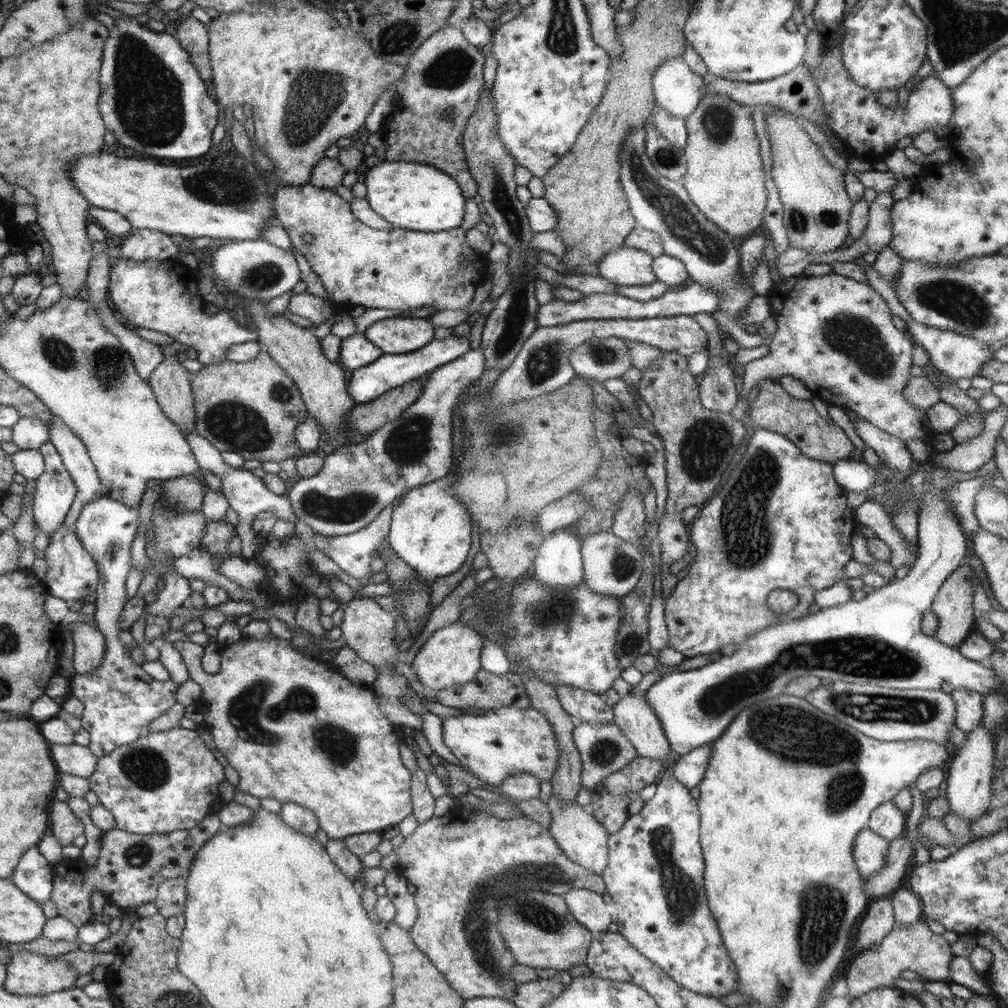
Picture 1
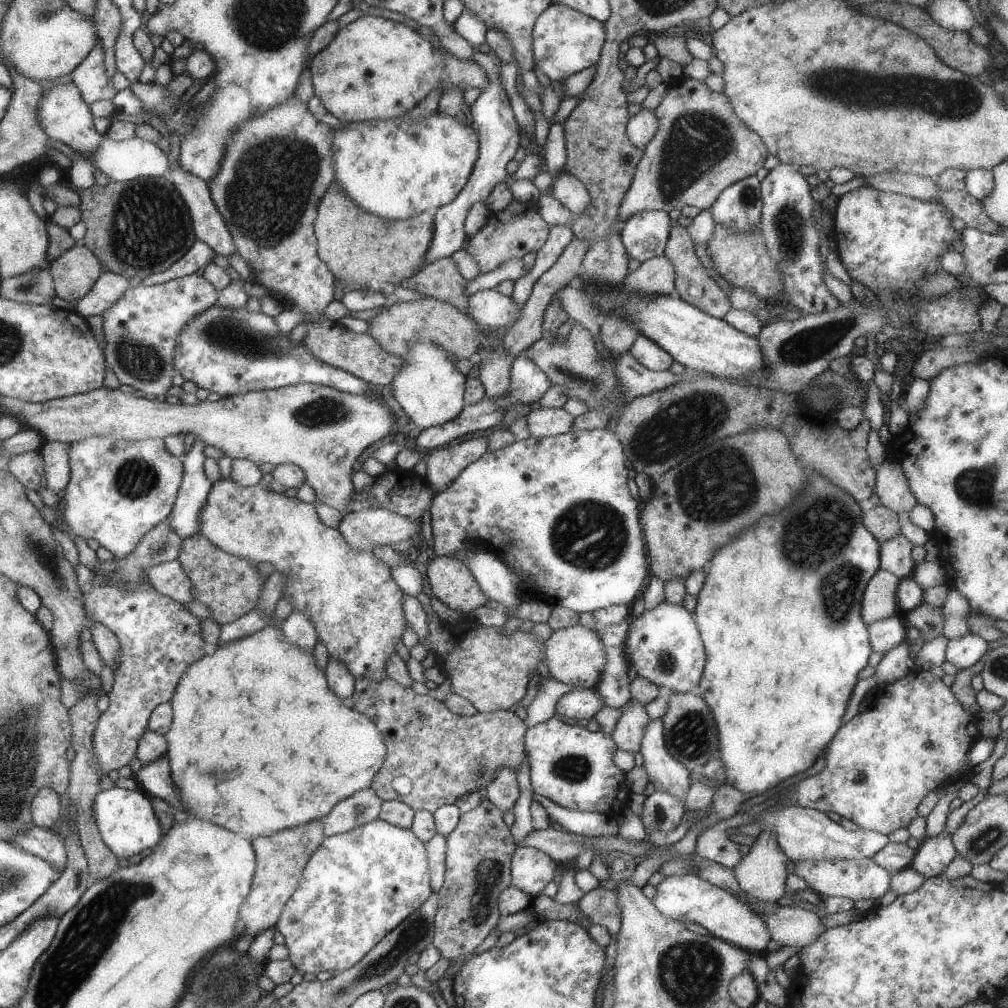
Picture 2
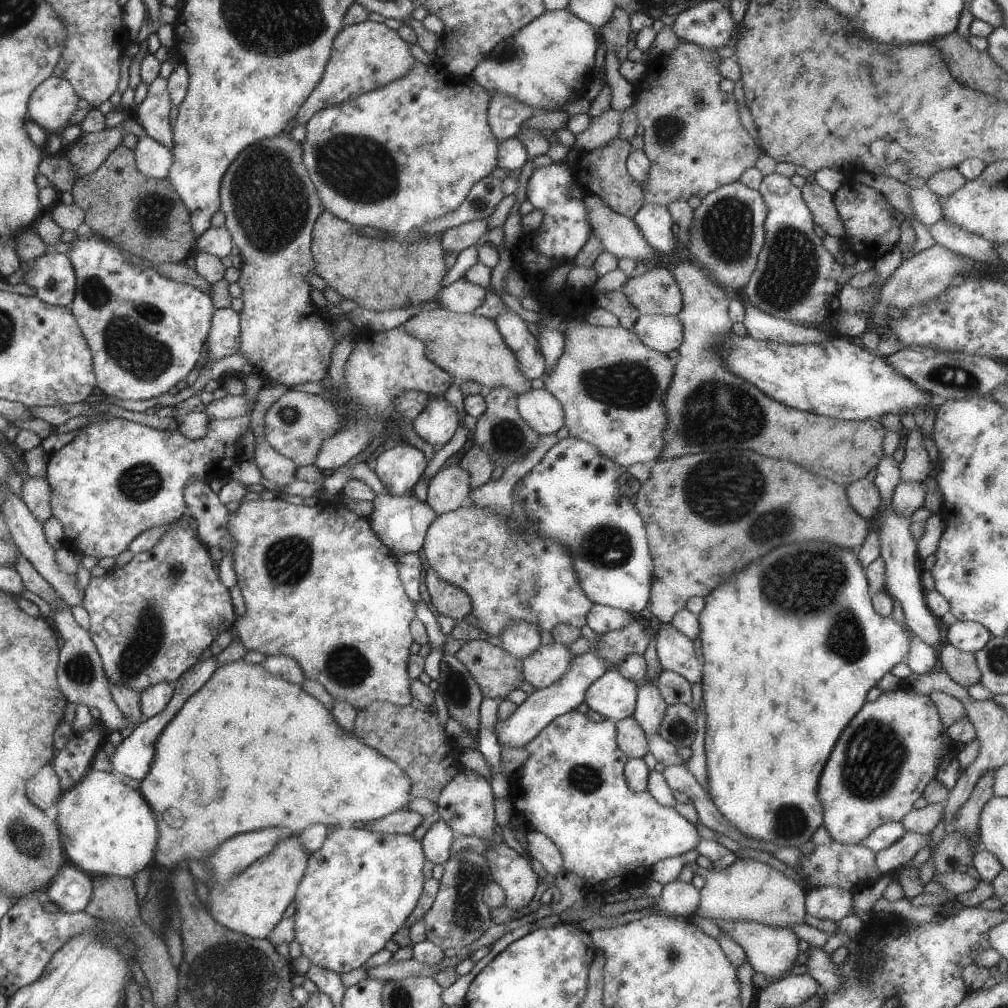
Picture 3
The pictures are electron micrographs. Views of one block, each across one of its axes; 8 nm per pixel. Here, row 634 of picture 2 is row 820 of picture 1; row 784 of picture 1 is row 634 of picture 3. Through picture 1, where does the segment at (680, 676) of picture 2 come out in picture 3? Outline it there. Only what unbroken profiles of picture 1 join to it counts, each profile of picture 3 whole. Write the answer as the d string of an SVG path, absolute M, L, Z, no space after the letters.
M657 624L655 630L655 648L661 662L661 668L665 672L679 674L681 678L687 678L691 684L701 682L703 666L697 662L693 652L693 640L675 630L675 626L669 624Z

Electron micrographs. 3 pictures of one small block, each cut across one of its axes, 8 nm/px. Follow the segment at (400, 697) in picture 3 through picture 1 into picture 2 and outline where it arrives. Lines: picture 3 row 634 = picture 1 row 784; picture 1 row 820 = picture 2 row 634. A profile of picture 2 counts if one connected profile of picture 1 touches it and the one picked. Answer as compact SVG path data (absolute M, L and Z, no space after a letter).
M225 478L215 482L205 496L205 504L199 512L199 534L229 556L239 556L253 564L267 562L275 568L275 572L287 576L283 596L289 598L293 610L303 612L311 620L329 658L343 662L355 680L371 678L379 682L387 678L387 658L397 654L397 650L393 650L393 642L397 646L401 632L405 632L401 612L403 594L391 580L389 566L381 564L371 552L355 552L337 530L319 522L315 504L303 504L297 498L269 492L263 482L243 488L235 484L235 480Z

